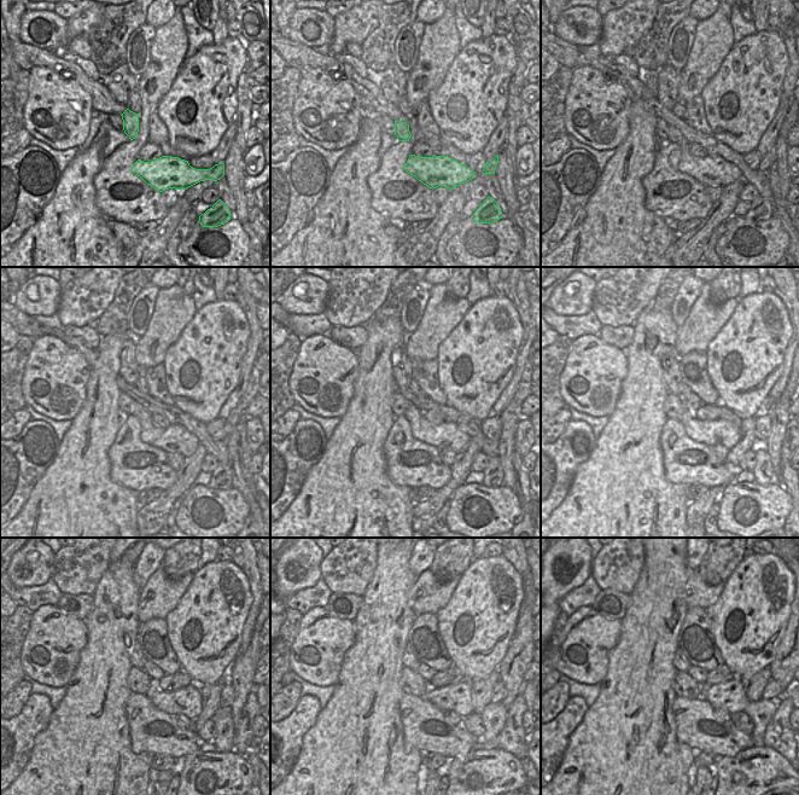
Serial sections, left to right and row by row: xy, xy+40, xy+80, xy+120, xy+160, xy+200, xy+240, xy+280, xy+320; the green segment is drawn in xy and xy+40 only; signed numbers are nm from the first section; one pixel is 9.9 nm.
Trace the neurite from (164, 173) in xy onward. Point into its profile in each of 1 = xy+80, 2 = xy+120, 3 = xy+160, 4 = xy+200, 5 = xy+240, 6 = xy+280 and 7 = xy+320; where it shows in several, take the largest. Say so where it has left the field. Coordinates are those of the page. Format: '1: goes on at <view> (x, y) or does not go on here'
1: goes on at xy+80 (710, 170)
2: goes on at xy+120 (171, 439)
3: goes on at xy+160 (447, 435)
4: goes on at xy+200 (719, 431)
5: goes on at xy+240 (187, 701)
6: goes on at xy+280 (456, 697)
7: goes on at xy+320 (730, 696)

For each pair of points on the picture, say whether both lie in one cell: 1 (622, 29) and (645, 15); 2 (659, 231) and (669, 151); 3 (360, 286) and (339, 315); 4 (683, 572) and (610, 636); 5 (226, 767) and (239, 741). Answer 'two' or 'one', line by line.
1: one
2: two
3: one
4: two
5: two

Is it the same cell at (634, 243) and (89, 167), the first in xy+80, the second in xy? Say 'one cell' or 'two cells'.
one cell

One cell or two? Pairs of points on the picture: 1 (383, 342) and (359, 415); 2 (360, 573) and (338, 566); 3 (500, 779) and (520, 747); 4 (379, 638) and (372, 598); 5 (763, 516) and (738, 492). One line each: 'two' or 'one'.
1: one
2: one
3: two
4: one
5: one

